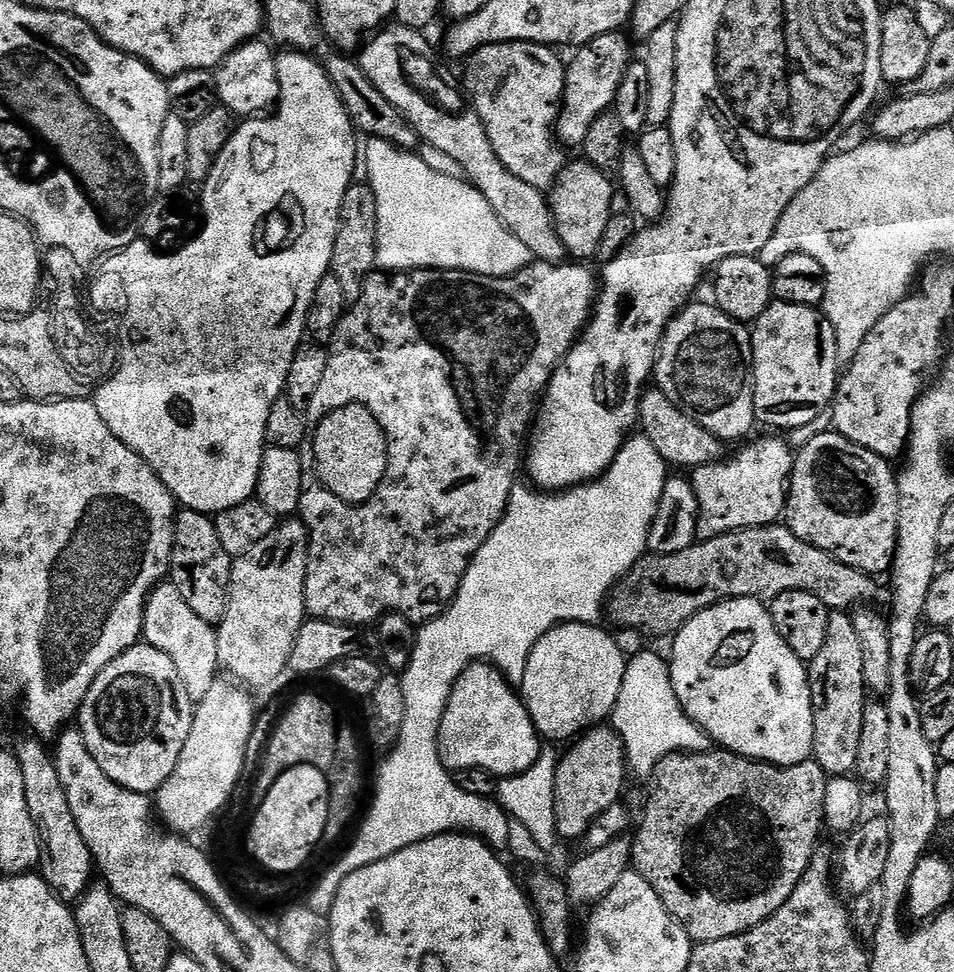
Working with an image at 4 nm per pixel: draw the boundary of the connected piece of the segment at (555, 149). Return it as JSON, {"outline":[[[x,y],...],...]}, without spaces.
{"outline":[[[502,42],[481,46],[463,65],[463,91],[482,120],[494,154],[514,178],[541,190],[551,189],[559,181],[566,163],[565,149],[558,146],[556,138],[566,64],[552,52],[546,44]]]}

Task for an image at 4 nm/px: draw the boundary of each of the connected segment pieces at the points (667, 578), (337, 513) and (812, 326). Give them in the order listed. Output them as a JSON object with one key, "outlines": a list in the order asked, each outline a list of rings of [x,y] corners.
{"outlines":[[[[777,522],[761,528],[743,528],[737,532],[727,532],[709,540],[697,539],[696,543],[686,550],[678,550],[678,554],[645,554],[612,589],[606,603],[608,616],[614,623],[621,624],[624,628],[637,628],[640,632],[653,632],[656,636],[671,637],[680,631],[683,624],[690,622],[694,614],[715,604],[721,604],[723,600],[750,598],[770,602],[778,594],[802,590],[822,598],[829,610],[852,610],[857,606],[867,605],[879,594],[880,588],[872,580],[875,579],[869,573],[846,566],[826,550],[810,546],[810,542],[802,542],[798,534],[794,534],[783,523]]],[[[536,260],[528,265],[522,271],[517,272],[515,276],[479,276],[473,272],[455,272],[454,270],[446,270],[445,268],[418,268],[410,272],[391,272],[388,270],[376,270],[372,275],[364,281],[364,288],[359,296],[355,297],[354,303],[345,311],[344,316],[338,322],[336,331],[332,333],[332,339],[327,345],[328,361],[326,362],[326,375],[322,377],[322,383],[318,386],[314,398],[308,404],[307,411],[318,412],[317,414],[325,414],[338,410],[339,407],[347,404],[360,403],[362,406],[369,408],[374,414],[374,418],[381,423],[382,430],[385,431],[385,438],[388,440],[388,465],[386,472],[381,480],[381,484],[377,486],[375,494],[364,504],[348,504],[346,501],[338,498],[325,487],[315,482],[313,478],[313,448],[311,439],[304,440],[299,449],[302,458],[302,466],[304,476],[302,478],[303,492],[300,499],[302,509],[302,519],[308,528],[308,565],[306,566],[306,590],[304,591],[304,610],[309,617],[318,620],[329,620],[335,624],[350,624],[353,626],[361,626],[360,624],[375,625],[380,617],[388,615],[389,612],[401,612],[404,617],[413,622],[427,622],[438,618],[451,604],[452,599],[458,594],[458,586],[462,582],[462,578],[466,574],[466,570],[470,566],[470,562],[474,558],[474,554],[482,546],[482,542],[486,542],[486,538],[490,538],[490,534],[498,526],[498,522],[504,517],[504,512],[508,508],[508,499],[512,496],[513,488],[517,487],[518,480],[516,475],[522,472],[522,461],[526,456],[526,437],[530,432],[530,425],[533,423],[534,417],[538,411],[538,405],[544,395],[544,391],[548,389],[550,378],[555,374],[557,366],[566,358],[569,350],[576,345],[576,341],[580,339],[583,331],[588,326],[589,319],[594,311],[594,301],[598,296],[598,280],[592,277],[592,272],[588,268],[583,268],[580,262],[561,262],[551,264],[545,260]]],[[[776,300],[755,320],[750,328],[752,334],[752,383],[756,418],[768,428],[801,428],[831,409],[836,399],[836,385],[842,372],[842,361],[834,338],[834,326],[819,307],[791,304]]]]}

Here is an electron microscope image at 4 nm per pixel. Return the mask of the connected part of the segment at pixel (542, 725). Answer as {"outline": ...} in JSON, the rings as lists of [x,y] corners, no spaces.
{"outline":[[[588,623],[557,624],[536,643],[526,662],[526,674],[518,691],[536,731],[545,741],[571,741],[589,728],[603,725],[618,702],[626,655],[610,633]]]}

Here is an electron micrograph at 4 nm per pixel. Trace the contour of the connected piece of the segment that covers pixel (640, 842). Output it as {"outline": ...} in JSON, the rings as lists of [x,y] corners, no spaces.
{"outline":[[[709,750],[707,752],[672,752],[666,758],[656,763],[656,769],[652,771],[650,783],[652,789],[648,792],[648,809],[644,812],[644,821],[635,829],[636,836],[632,840],[632,868],[639,872],[646,882],[658,894],[664,908],[672,915],[673,920],[678,921],[692,941],[705,944],[714,942],[718,938],[730,938],[743,932],[749,932],[754,926],[761,924],[766,918],[770,918],[794,894],[802,874],[810,866],[812,857],[818,851],[816,843],[820,840],[820,830],[824,821],[823,802],[826,798],[826,786],[829,779],[827,772],[809,758],[801,764],[791,764],[781,768],[779,764],[765,764],[762,760],[749,760],[747,756],[737,756],[731,750]]]}

